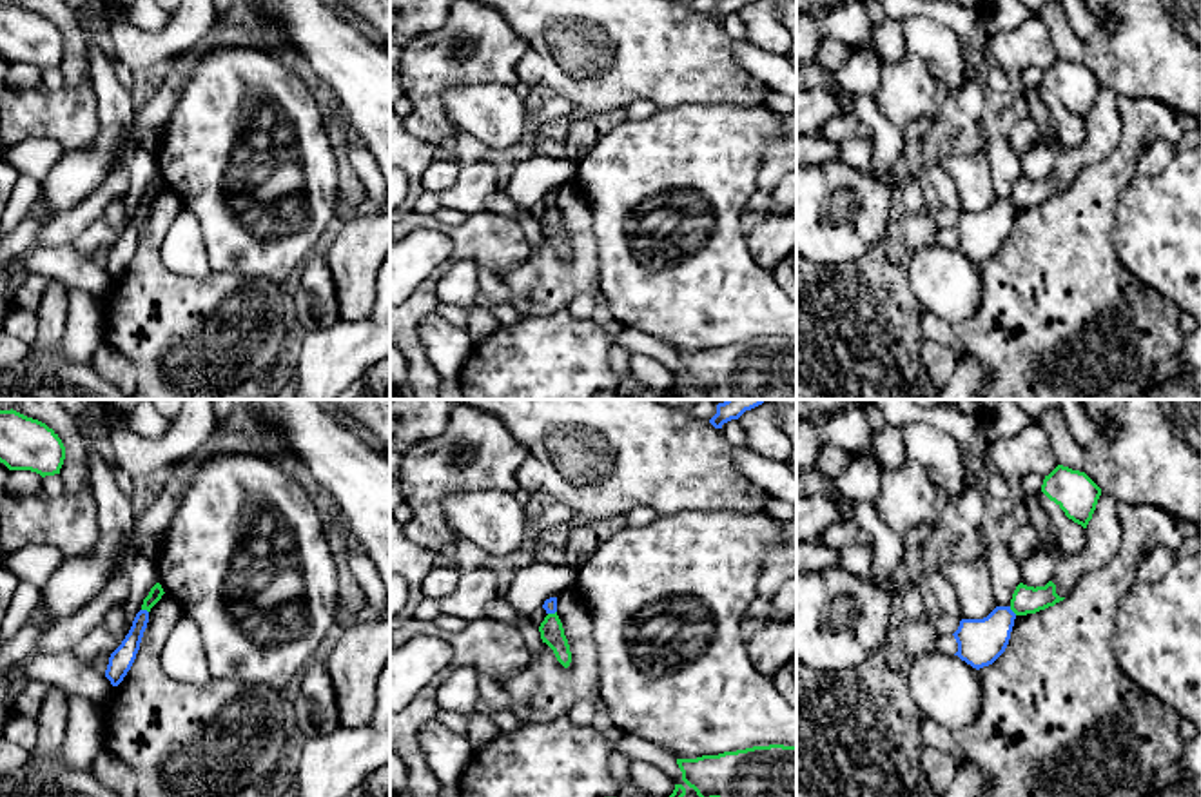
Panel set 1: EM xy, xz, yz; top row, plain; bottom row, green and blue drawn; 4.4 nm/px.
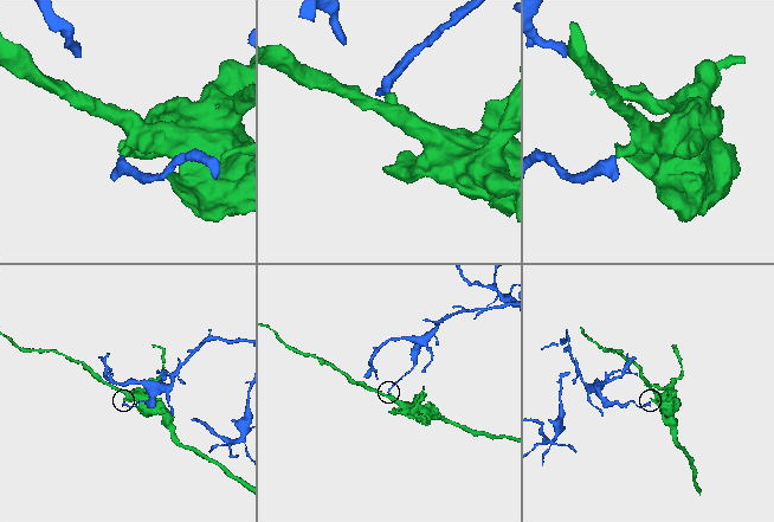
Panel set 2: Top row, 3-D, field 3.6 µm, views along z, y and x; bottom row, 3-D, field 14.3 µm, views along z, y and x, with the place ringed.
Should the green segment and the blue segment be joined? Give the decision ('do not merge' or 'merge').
do not merge

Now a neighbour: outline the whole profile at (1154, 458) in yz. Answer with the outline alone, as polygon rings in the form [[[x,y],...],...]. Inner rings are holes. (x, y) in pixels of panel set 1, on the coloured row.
[[[1081,399],[1081,405],[1098,427],[1089,445],[1074,439],[1059,408],[1038,421],[1050,438],[1058,465],[1085,472],[1118,503],[1150,505],[1201,526],[1201,399]]]

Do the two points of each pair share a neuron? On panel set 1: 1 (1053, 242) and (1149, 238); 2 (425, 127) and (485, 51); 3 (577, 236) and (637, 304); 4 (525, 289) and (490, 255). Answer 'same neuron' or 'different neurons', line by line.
1: different neurons
2: same neuron
3: different neurons
4: different neurons

